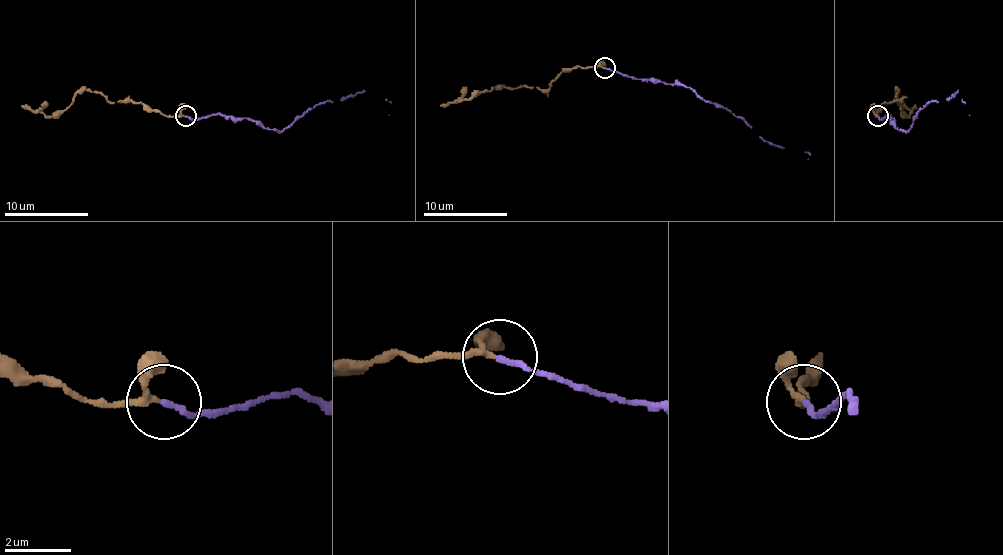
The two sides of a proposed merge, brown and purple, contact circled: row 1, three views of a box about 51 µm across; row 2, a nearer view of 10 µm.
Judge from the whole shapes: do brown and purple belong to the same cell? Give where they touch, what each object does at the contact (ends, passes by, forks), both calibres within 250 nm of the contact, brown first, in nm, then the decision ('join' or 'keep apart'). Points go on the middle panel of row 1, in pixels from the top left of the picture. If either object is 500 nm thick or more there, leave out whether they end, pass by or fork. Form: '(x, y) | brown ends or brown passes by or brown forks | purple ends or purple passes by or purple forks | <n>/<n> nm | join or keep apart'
(604, 67) | brown passes by | purple ends | 160/170 nm | join

